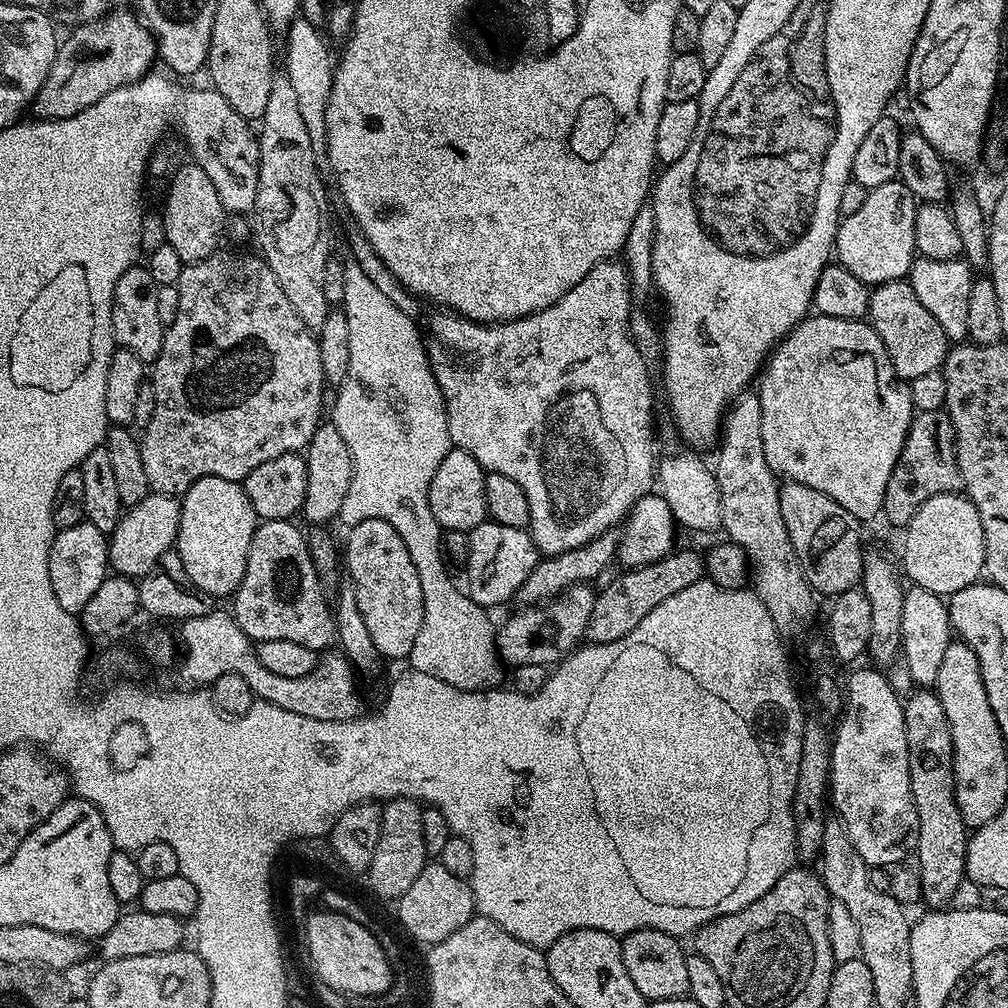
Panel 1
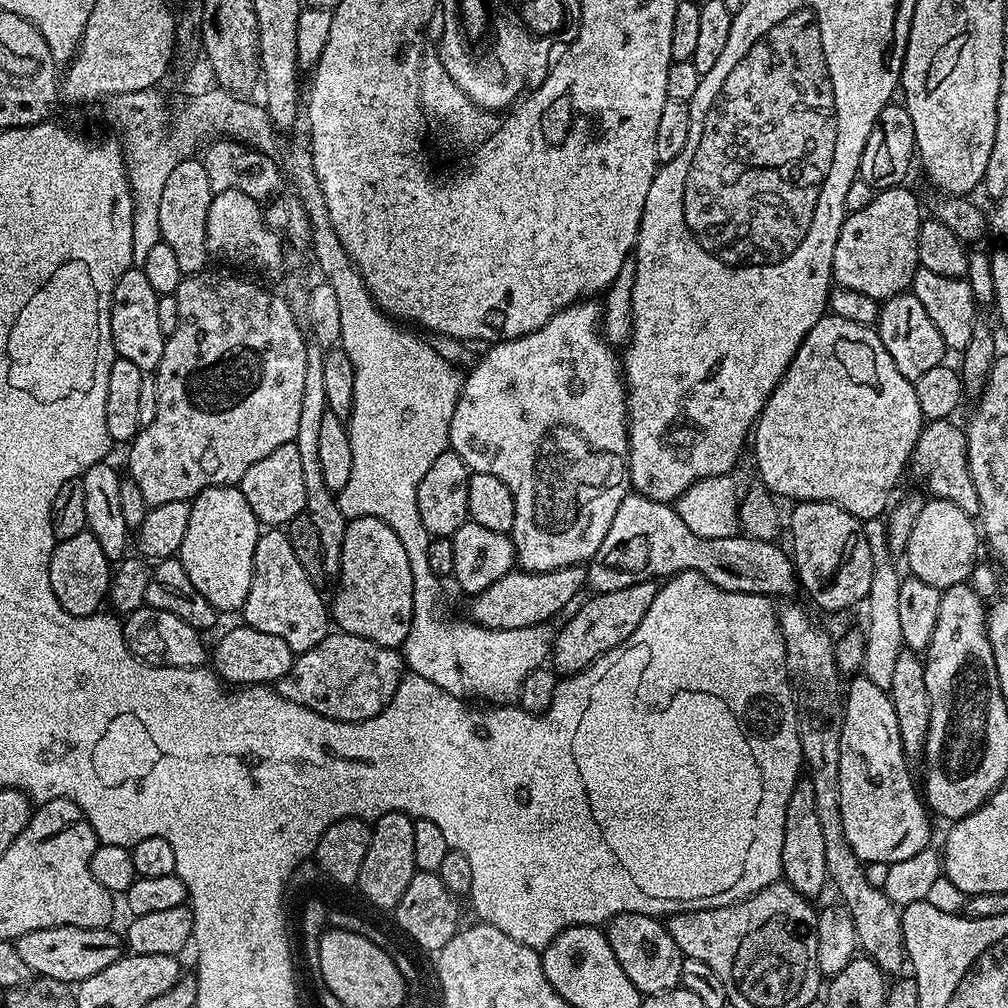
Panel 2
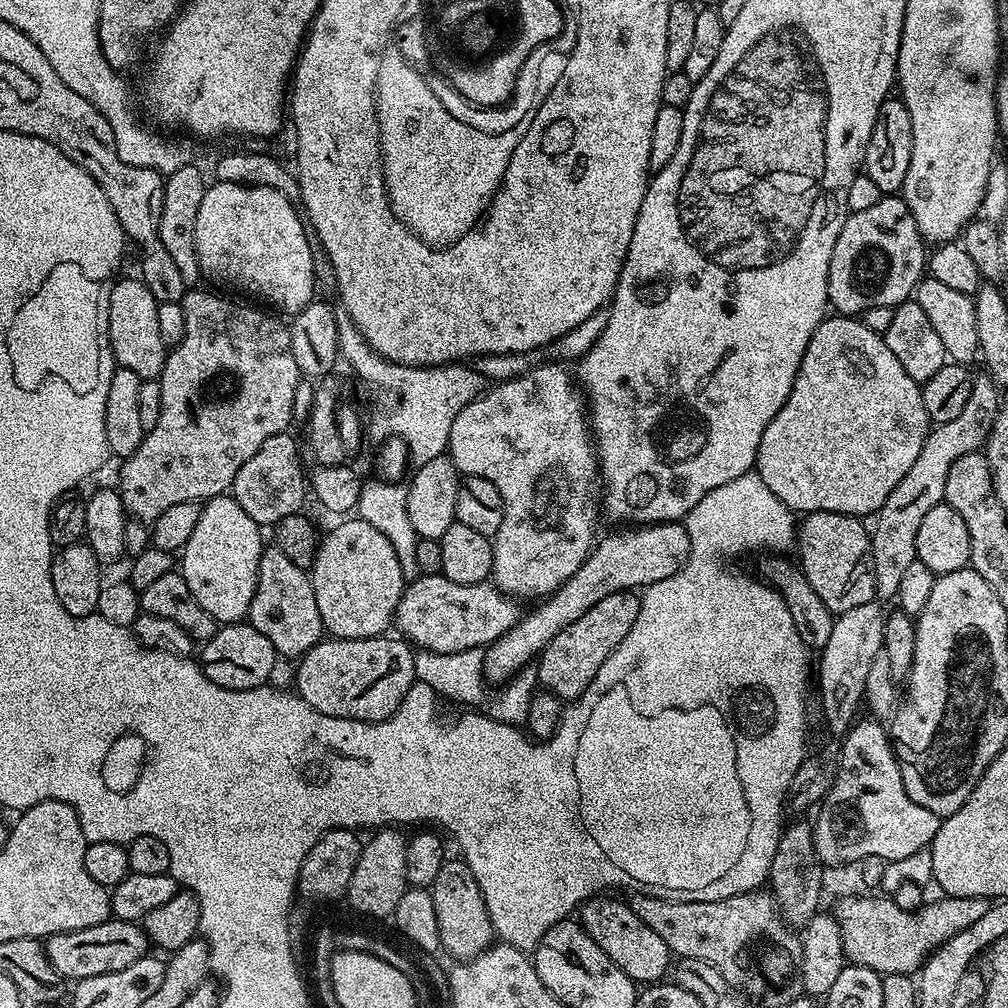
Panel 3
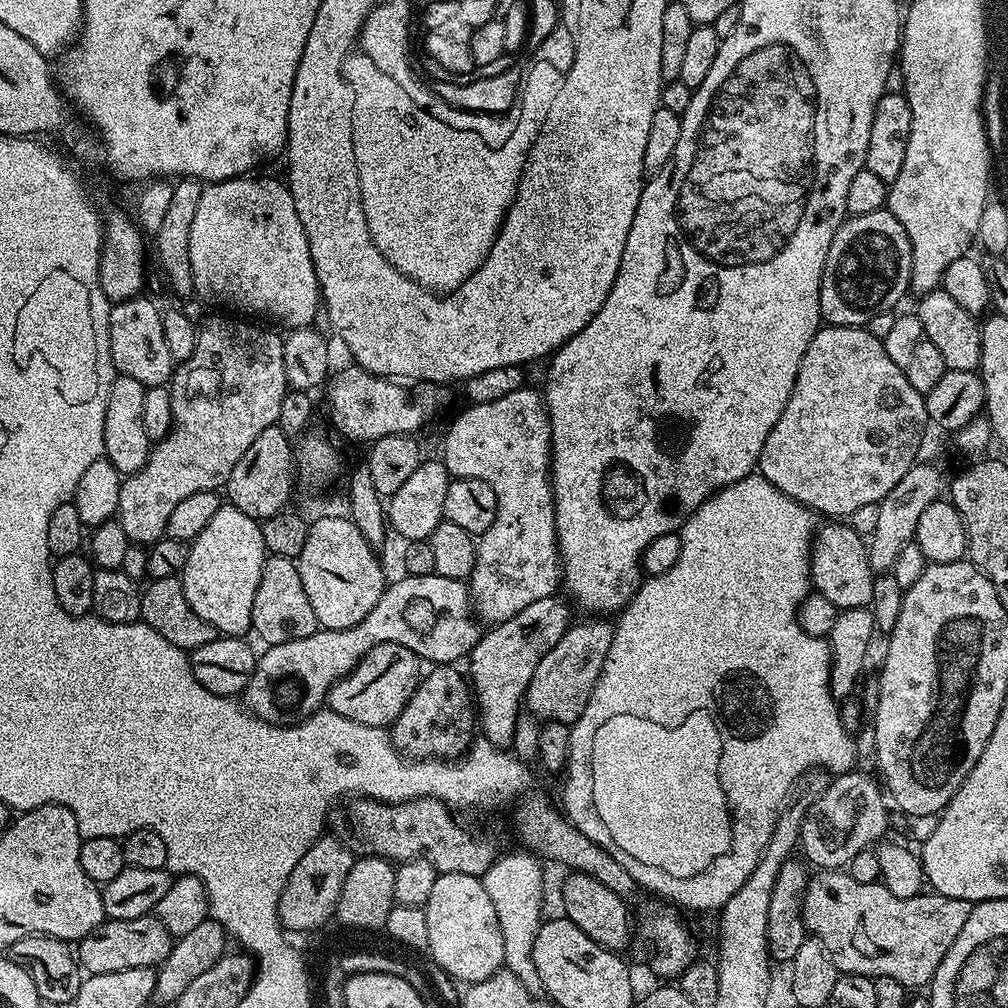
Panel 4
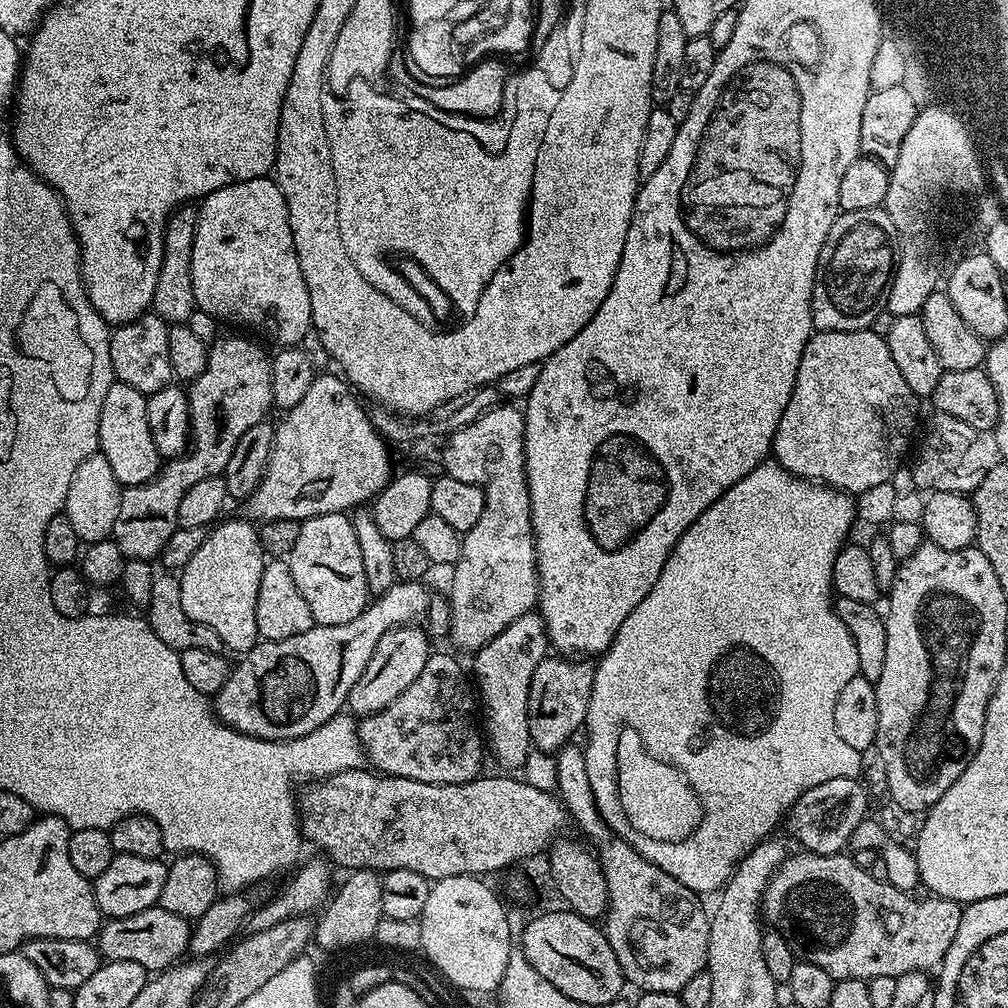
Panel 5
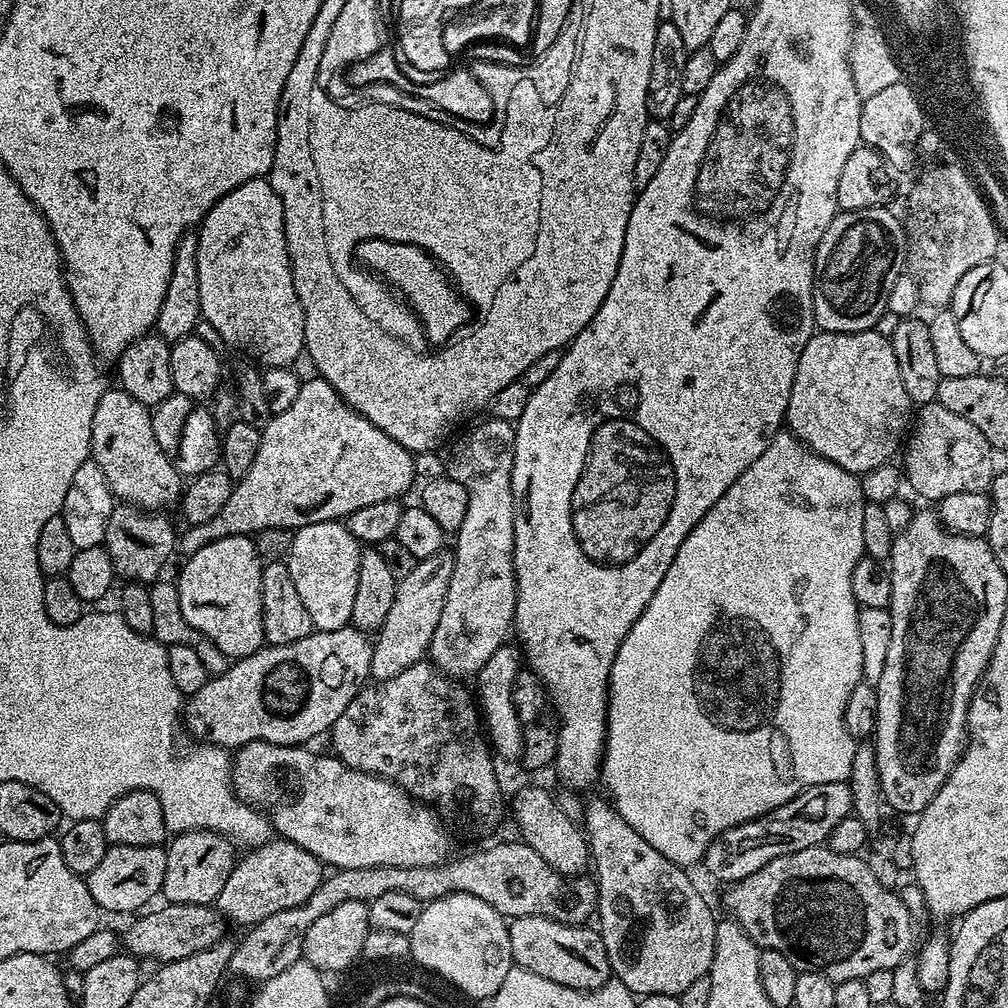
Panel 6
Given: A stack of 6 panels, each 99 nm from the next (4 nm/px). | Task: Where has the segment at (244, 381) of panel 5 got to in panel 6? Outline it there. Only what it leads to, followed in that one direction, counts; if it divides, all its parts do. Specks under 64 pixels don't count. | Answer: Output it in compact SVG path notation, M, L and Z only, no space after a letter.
M123 502L115 505L106 523L102 547L110 554L117 577L148 586L161 575L160 568L166 567L172 551L177 551L178 528L160 516L163 515L145 514Z

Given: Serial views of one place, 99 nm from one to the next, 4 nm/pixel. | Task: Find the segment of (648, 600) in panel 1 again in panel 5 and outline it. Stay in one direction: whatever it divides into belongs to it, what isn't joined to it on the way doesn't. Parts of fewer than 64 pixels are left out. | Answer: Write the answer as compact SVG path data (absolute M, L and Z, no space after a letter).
M552 654L538 662L538 670L534 670L530 678L528 699L530 738L535 751L556 754L575 737L572 735L576 731L584 728L595 673L593 661L588 658L569 658L564 654Z

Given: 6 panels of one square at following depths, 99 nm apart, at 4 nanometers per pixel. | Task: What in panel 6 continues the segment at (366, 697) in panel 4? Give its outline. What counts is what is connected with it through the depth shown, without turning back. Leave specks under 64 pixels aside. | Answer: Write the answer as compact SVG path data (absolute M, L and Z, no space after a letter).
M441 550L425 560L416 561L410 574L399 577L394 594L394 606L386 614L380 631L375 633L372 645L373 681L389 680L394 674L402 674L410 666L428 656L428 647L434 630L442 618L442 606L446 606L446 590L450 590L450 574L454 570L453 553Z

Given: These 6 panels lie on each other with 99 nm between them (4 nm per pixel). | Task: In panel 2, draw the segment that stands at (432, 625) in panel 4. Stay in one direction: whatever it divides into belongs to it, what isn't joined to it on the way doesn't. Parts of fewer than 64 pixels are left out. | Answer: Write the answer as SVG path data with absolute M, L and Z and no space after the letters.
M584 564L566 566L553 572L508 572L494 586L482 590L471 597L471 619L483 628L494 630L518 630L526 626L549 623L580 591L585 591L588 582L588 569Z

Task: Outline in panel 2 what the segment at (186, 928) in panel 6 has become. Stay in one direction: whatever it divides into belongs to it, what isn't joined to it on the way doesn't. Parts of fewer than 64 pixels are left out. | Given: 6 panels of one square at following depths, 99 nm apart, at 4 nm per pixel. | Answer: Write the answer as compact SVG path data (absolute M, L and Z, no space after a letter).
M50 926L42 930L30 930L30 934L22 934L14 943L18 958L22 958L22 962L26 962L26 966L30 966L37 977L57 979L72 986L98 974L98 970L106 970L106 966L125 955L126 944L121 933L119 936L112 931L111 927Z

